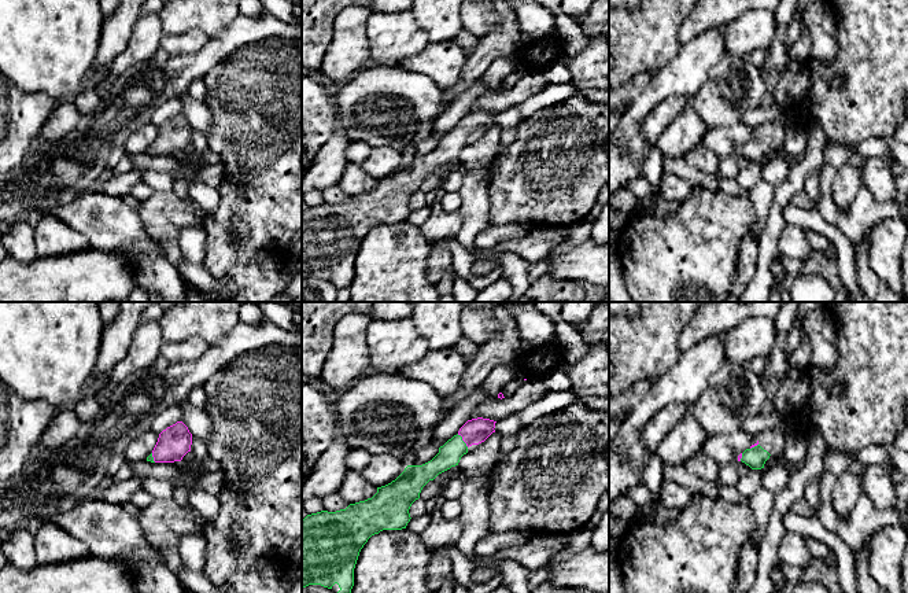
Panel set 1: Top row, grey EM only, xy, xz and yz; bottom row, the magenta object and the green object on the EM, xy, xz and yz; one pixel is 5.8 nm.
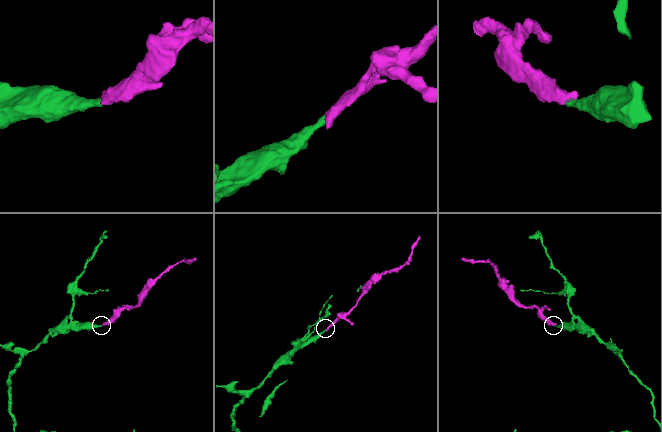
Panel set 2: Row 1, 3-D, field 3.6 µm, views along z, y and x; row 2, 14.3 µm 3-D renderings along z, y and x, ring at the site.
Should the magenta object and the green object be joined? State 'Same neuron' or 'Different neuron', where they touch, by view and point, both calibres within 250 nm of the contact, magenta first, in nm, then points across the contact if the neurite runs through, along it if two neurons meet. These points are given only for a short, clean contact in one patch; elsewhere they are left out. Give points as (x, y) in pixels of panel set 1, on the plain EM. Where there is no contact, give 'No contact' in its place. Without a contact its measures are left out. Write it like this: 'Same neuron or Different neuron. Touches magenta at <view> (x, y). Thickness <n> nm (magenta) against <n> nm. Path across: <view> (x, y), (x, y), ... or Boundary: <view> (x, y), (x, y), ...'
Same neuron. Touches magenta at xz (462, 132). Thickness 150 nm (magenta) against 140 nm. Path across: xz (475, 124), (462, 132), (450, 146)

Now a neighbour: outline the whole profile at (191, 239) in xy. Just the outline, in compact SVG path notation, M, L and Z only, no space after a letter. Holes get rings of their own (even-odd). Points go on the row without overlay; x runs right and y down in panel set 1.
M203 225L182 228L178 235L178 243L184 259L189 264L203 266L206 243Z

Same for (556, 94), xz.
M573 82L547 85L539 93L517 106L521 114L521 119L534 115L536 111L560 104L577 93L580 93L580 91Z

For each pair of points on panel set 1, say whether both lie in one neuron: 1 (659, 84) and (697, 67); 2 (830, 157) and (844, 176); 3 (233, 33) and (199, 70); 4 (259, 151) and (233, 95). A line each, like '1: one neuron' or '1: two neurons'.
1: one neuron
2: two neurons
3: one neuron
4: one neuron

